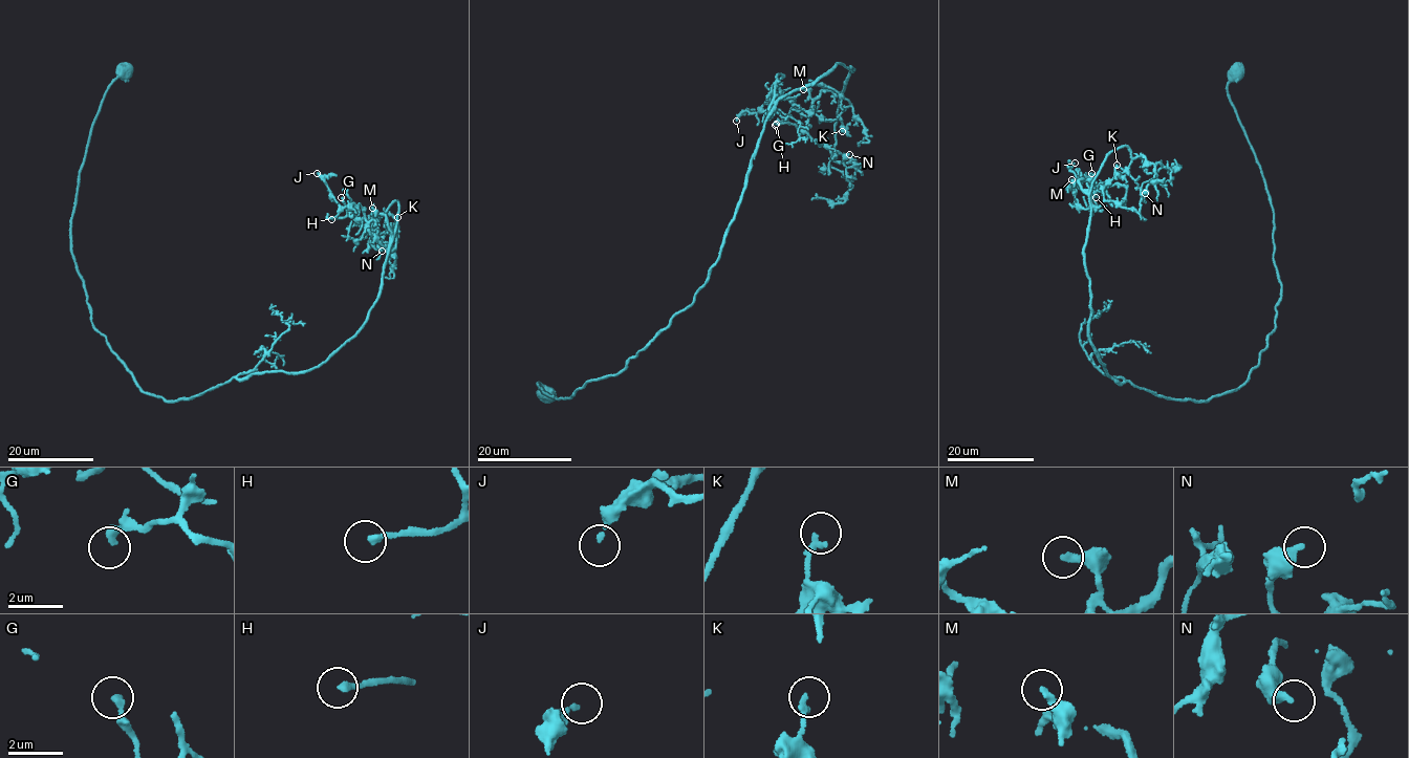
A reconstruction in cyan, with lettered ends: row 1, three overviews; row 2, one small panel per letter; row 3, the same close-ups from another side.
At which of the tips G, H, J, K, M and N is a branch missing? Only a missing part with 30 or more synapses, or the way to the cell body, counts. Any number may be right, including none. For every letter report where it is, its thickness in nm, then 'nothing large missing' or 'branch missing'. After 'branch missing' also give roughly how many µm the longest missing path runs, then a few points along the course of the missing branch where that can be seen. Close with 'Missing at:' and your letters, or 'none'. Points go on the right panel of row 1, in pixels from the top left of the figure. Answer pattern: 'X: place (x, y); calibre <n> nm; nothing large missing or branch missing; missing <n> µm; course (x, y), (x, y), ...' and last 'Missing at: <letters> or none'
G: place (1091, 173); calibre 280 nm; nothing large missing
H: place (1096, 197); calibre 220 nm; branch missing; missing 30 µm; course (1096, 197), (1088, 193), (1096, 190), (1092, 183), (1098, 180), (1113, 196)
J: place (1075, 163); calibre 170 nm; nothing large missing
K: place (1117, 165); calibre 240 nm; nothing large missing
M: place (1071, 179); calibre 260 nm; nothing large missing
N: place (1145, 193); calibre 400 nm; nothing large missing
Missing at: H

